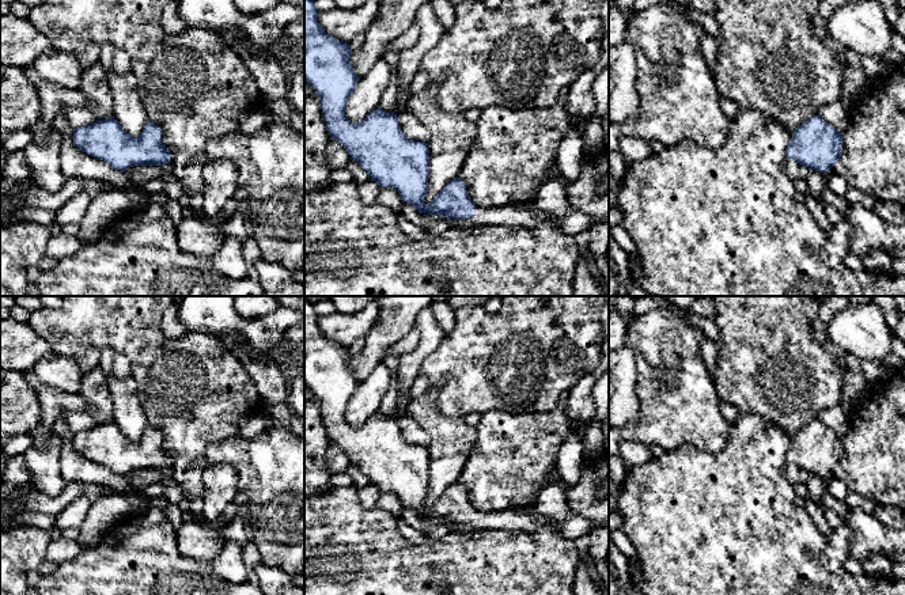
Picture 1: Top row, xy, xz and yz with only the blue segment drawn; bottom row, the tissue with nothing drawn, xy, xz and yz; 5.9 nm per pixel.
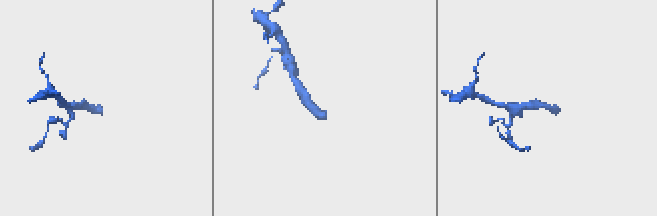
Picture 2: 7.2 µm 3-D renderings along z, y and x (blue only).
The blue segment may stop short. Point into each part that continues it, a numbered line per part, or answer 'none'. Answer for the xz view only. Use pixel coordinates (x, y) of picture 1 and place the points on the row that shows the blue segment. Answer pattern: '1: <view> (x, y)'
1: xz (519, 215)

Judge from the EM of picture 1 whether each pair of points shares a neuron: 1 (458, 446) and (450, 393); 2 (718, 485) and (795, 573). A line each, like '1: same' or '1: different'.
1: different
2: same

